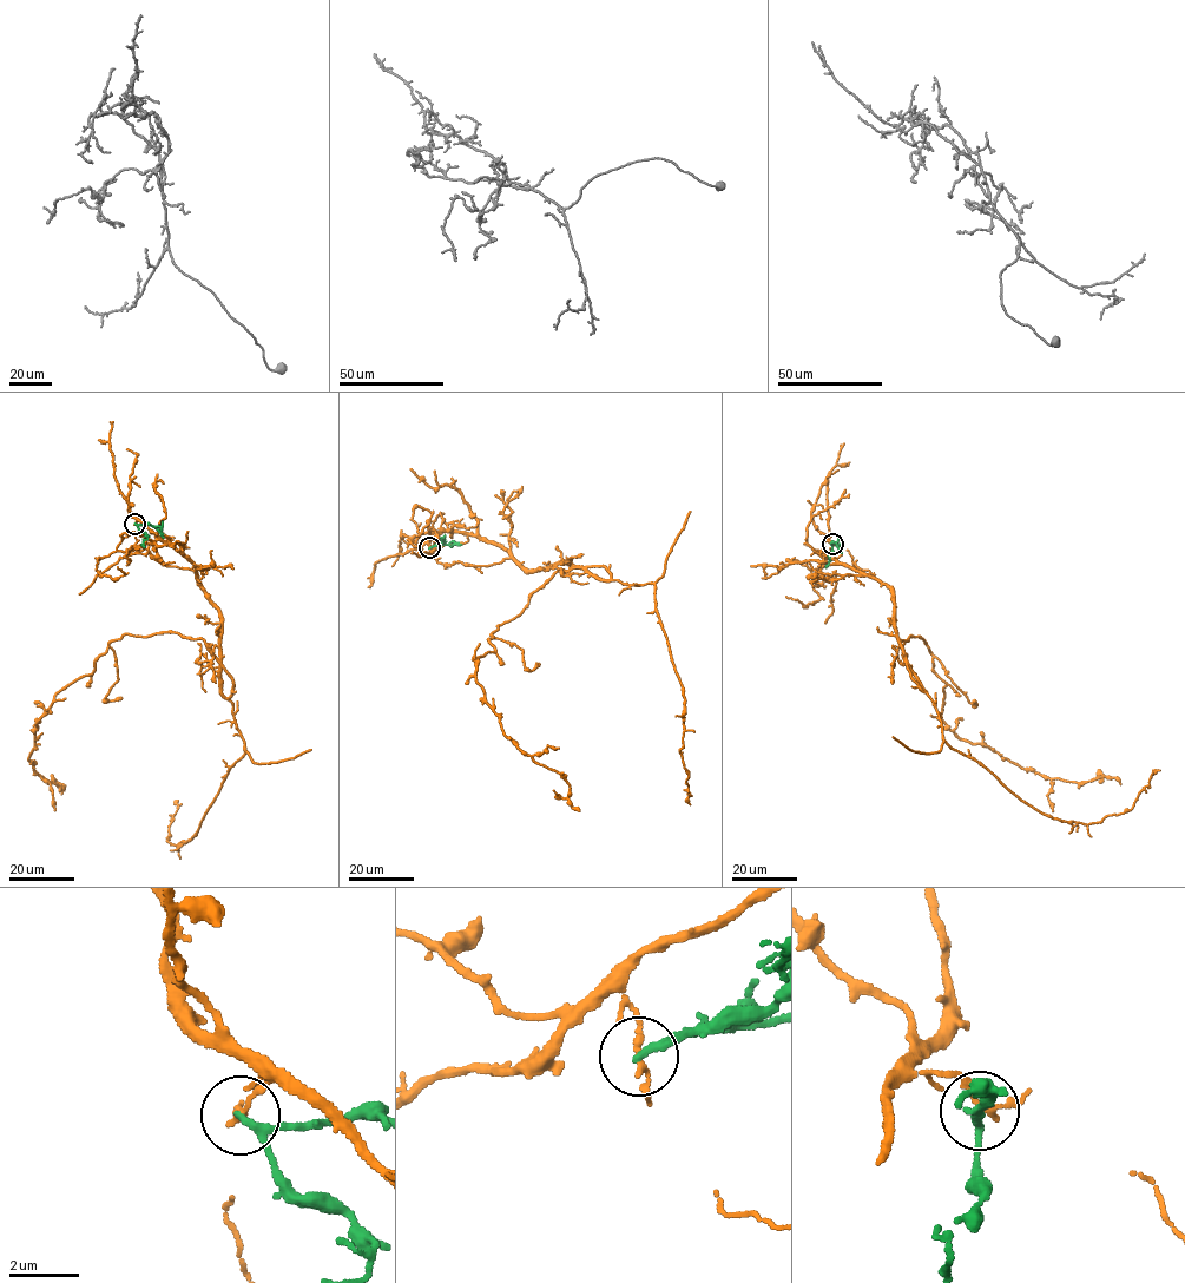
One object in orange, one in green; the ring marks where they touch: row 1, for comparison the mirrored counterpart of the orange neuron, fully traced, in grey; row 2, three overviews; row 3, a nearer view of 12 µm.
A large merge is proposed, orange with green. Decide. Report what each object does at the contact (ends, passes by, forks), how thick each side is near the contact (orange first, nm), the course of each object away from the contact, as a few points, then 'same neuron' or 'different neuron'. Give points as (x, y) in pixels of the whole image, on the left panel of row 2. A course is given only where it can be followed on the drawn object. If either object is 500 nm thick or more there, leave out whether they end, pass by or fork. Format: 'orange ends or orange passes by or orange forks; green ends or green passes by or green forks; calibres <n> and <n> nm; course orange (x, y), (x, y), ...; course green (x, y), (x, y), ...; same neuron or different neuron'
orange passes by; green passes by; calibres 130 and 170 nm; course orange (135, 524), (192, 561), (218, 611), (219, 660), (171, 631), (110, 643), (35, 723), (30, 760), (61, 794); course green (135, 524), (155, 526), (163, 538); different neuron

